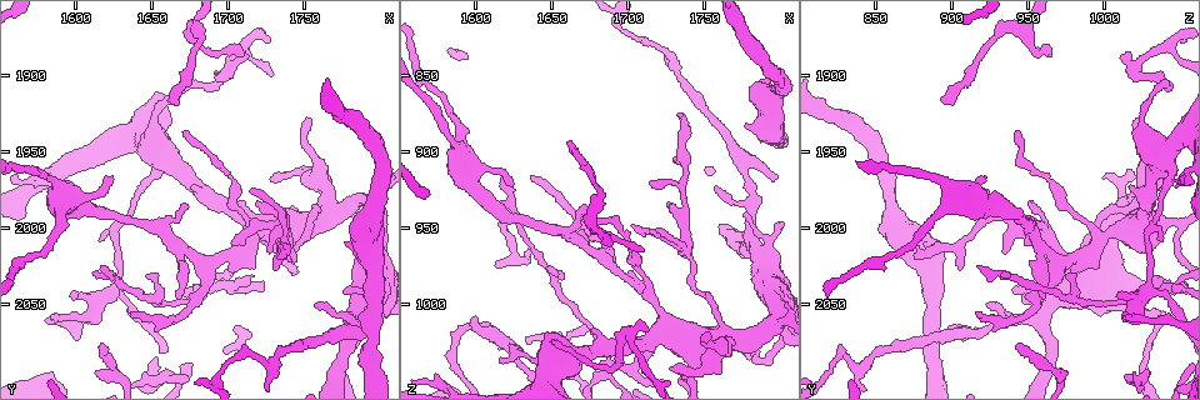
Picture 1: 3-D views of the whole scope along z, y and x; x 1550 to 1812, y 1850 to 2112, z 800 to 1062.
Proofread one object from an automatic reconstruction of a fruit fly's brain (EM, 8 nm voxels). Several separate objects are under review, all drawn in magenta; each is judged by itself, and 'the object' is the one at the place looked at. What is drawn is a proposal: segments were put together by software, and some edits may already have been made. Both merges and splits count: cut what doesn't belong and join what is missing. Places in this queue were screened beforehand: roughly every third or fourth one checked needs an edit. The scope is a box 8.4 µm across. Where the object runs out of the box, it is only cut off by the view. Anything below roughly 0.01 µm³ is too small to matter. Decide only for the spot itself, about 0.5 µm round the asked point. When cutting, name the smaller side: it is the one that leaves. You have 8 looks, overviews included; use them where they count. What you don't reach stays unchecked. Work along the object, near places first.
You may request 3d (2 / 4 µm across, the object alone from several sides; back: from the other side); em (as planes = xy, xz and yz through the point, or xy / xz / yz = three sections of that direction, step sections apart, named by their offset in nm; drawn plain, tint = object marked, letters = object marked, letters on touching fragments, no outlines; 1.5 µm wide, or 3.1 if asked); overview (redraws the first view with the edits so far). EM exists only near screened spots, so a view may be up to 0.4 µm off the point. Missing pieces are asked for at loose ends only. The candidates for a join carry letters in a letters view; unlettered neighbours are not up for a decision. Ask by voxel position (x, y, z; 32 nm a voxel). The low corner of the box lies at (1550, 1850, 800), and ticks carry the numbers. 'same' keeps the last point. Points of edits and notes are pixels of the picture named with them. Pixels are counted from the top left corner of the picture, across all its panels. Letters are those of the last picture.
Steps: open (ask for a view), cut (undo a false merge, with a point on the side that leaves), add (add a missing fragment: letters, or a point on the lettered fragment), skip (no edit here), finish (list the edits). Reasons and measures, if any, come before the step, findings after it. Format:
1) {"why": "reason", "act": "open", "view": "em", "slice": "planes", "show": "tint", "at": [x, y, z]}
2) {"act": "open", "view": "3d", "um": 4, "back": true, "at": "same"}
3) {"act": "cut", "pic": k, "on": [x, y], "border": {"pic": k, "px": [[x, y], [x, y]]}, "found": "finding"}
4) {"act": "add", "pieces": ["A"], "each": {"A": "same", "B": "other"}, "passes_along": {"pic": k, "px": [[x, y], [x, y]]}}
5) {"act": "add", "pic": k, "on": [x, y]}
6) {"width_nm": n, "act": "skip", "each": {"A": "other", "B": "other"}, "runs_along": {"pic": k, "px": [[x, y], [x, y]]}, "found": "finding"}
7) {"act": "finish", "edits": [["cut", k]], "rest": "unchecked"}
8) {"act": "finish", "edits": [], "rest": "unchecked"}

{"why": "abrupt turn", "act": "open", "view": "3d", "um": 2, "at": [1688, 1908, 1040]}

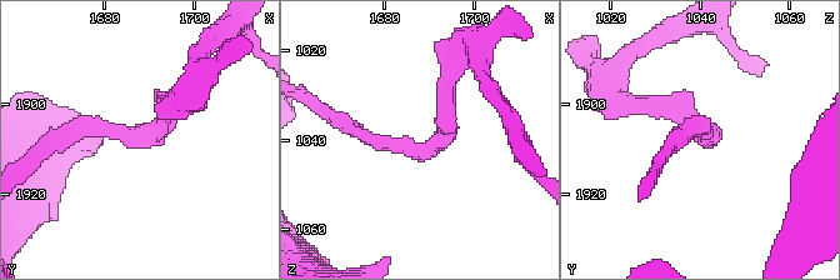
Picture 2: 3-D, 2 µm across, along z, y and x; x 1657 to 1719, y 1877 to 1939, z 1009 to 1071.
{"why": "now the EM", "act": "open", "view": "em", "slice": "planes", "show": "letters", "at": [1689, 1906, 1042]}

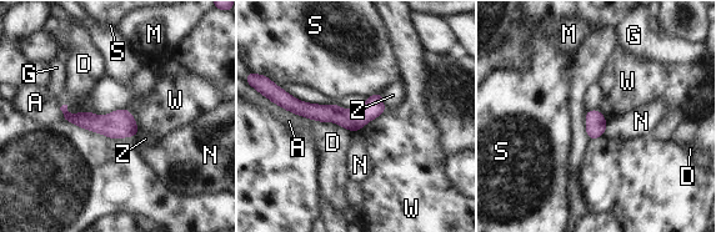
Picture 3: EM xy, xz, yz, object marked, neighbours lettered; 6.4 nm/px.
{"act": "skip", "each": {"A": "other", "D": "other", "G": "other", "M": "other", "N": "other", "S": "other", "W": "other", "Z": "other"}, "runs_along": {"pic": 3, "px": [[284, 99], [340, 116], [381, 109]]}, "found": "continuous, no second neuron"}

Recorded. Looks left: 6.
{"why": "branch stops here", "act": "open", "view": "em", "slice": "planes", "show": "letters", "at": [1726, 2016, 932]}

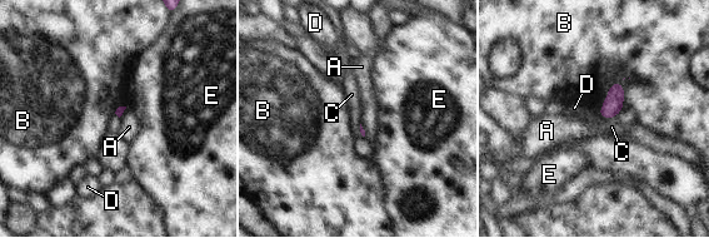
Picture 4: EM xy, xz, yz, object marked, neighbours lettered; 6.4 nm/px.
{"longest_contact_nm": ["B", 150], "act": "skip", "each": {"A": "other", "B": "other", "C": "other", "D": "other", "E": "other"}, "found": "none of them fits"}

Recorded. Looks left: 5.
{"why": "an open end", "act": "open", "view": "em", "slice": "planes", "show": "letters", "at": [1672, 1938, 942]}

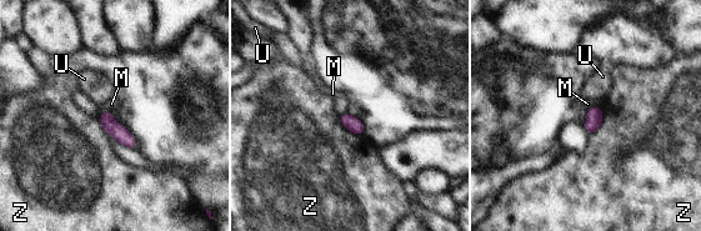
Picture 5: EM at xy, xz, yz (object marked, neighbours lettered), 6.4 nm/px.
{"width_nm": 100, "act": "skip", "each": {"M": "other", "U": "other", "Z": "other"}, "found": "no lettered fragment goes on from it"}

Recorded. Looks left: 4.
{"act": "finish", "edits": [], "rest": "unchecked"}

